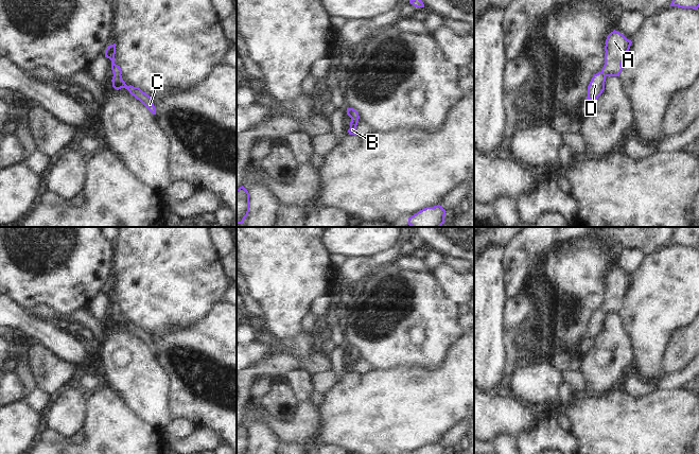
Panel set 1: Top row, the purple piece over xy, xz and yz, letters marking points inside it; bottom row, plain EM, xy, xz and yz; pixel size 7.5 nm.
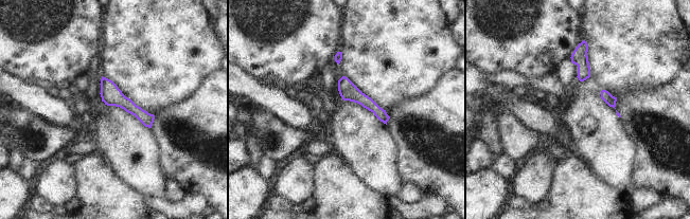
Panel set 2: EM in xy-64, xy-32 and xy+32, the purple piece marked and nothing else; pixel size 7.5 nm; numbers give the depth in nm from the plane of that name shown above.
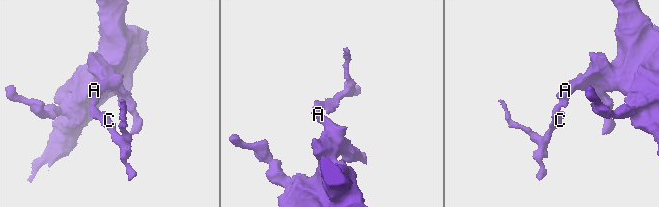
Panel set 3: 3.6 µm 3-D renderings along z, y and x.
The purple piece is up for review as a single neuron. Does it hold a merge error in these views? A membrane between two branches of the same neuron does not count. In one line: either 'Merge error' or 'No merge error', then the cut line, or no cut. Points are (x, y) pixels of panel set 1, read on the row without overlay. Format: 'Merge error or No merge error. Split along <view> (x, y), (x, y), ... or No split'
No merge error. No split.

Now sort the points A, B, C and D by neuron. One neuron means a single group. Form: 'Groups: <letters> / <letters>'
Groups: A B C D.

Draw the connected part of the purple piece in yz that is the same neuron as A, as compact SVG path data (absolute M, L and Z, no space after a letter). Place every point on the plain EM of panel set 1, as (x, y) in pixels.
M617 268L611 269L606 277L605 302L600 310L593 313L588 324L587 337L596 338L605 328L607 314L619 314L623 299L628 292L632 279Z

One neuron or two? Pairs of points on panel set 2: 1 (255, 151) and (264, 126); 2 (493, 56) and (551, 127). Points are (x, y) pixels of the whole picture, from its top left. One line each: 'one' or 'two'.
1: two
2: two

